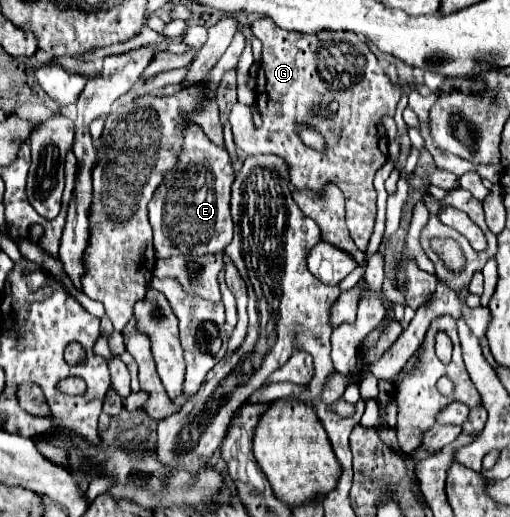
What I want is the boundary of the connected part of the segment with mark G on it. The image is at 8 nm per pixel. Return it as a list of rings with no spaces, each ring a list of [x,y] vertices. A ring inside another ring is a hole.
[[[271,17],[253,19],[251,29],[253,29],[255,37],[263,43],[263,59],[261,59],[259,77],[257,77],[257,97],[259,97],[259,105],[263,107],[263,111],[261,111],[263,125],[261,125],[261,129],[257,128],[253,121],[251,108],[237,102],[229,114],[235,145],[247,155],[277,155],[277,157],[281,157],[289,167],[291,183],[297,189],[321,189],[325,183],[335,183],[345,195],[347,229],[351,233],[351,239],[355,241],[355,245],[361,251],[365,251],[369,237],[373,233],[373,223],[375,223],[377,212],[377,193],[373,189],[373,177],[375,177],[375,171],[387,161],[387,135],[385,135],[385,127],[381,125],[381,117],[393,115],[401,95],[407,95],[413,89],[419,89],[419,85],[393,85],[389,75],[383,71],[377,57],[369,49],[369,45],[361,37],[357,37],[355,33],[347,33],[347,31],[341,31],[337,35],[335,33],[319,33],[319,37],[315,37],[315,45],[319,45],[319,49],[323,49],[323,45],[327,45],[329,41],[331,43],[335,41],[337,53],[333,53],[335,55],[335,75],[331,75],[331,71],[329,71],[329,77],[325,75],[325,79],[321,79],[321,83],[311,83],[311,35],[285,31],[285,29],[277,27],[275,21],[271,21]],[[334,100],[338,102],[339,107],[333,117],[323,118],[311,114],[317,105],[328,104]],[[297,123],[317,125],[319,131],[325,135],[327,151],[319,153],[319,151],[313,151],[311,147],[307,147],[297,135]]]

